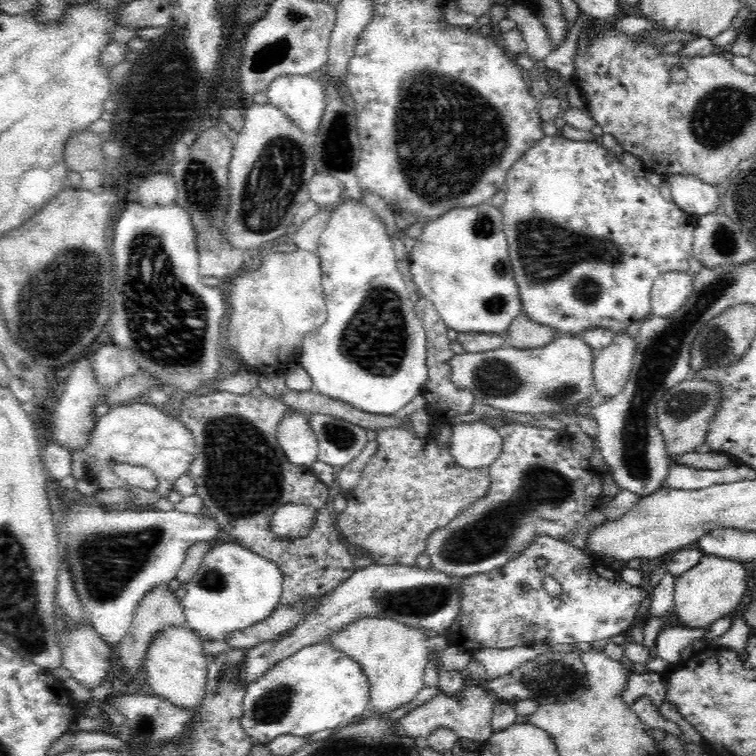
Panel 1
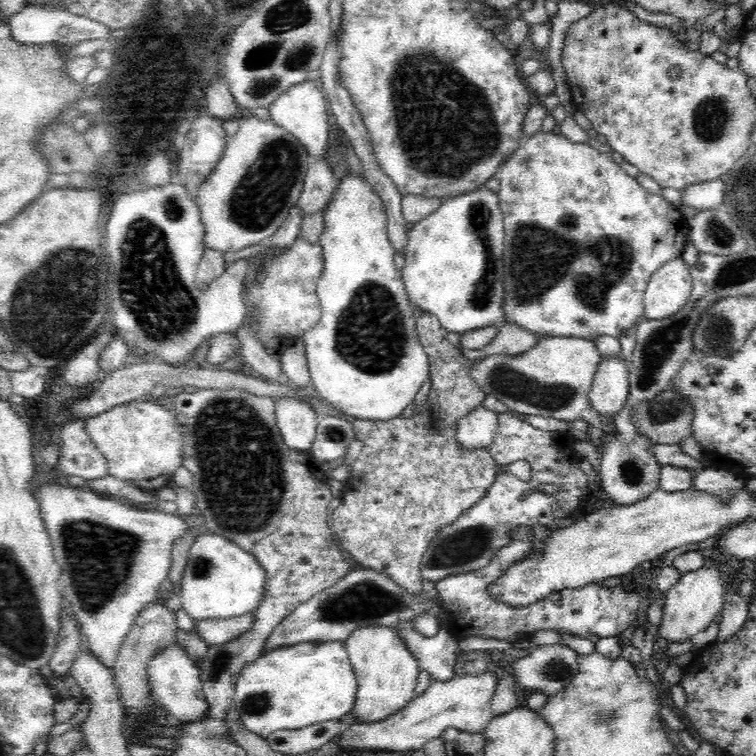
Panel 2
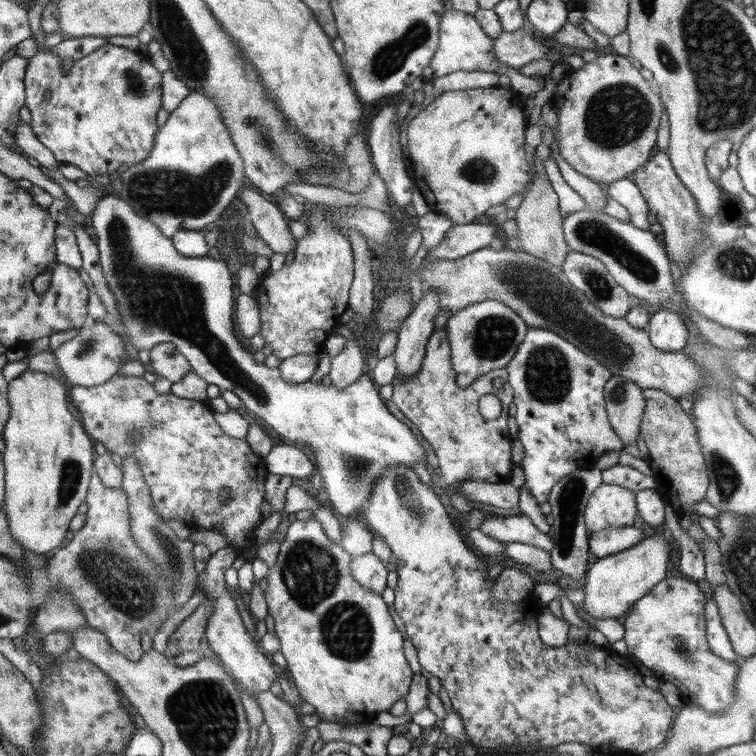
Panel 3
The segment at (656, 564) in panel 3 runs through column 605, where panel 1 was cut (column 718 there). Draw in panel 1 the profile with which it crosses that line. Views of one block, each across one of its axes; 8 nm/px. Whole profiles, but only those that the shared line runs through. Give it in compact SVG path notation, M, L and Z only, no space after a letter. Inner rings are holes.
M704 554L694 568L676 577L672 613L681 627L706 629L714 620L730 616L736 609L743 607L746 602L744 588L744 562Z

